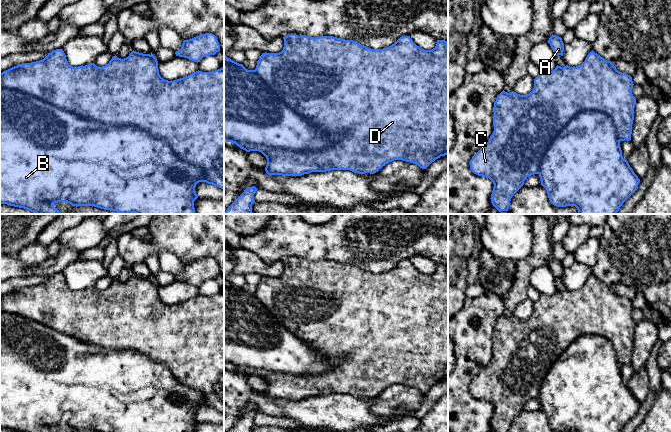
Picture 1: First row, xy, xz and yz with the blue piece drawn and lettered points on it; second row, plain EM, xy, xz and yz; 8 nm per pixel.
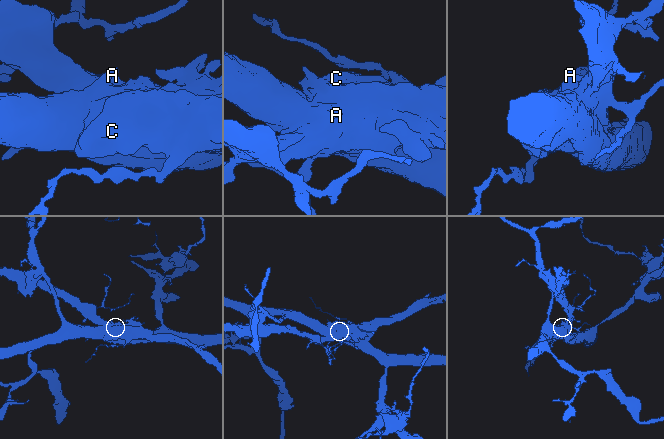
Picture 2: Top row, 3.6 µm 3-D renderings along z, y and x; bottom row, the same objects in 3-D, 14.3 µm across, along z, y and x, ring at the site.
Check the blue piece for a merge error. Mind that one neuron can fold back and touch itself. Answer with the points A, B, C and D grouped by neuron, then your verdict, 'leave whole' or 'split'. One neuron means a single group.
groups A C D / B; split

